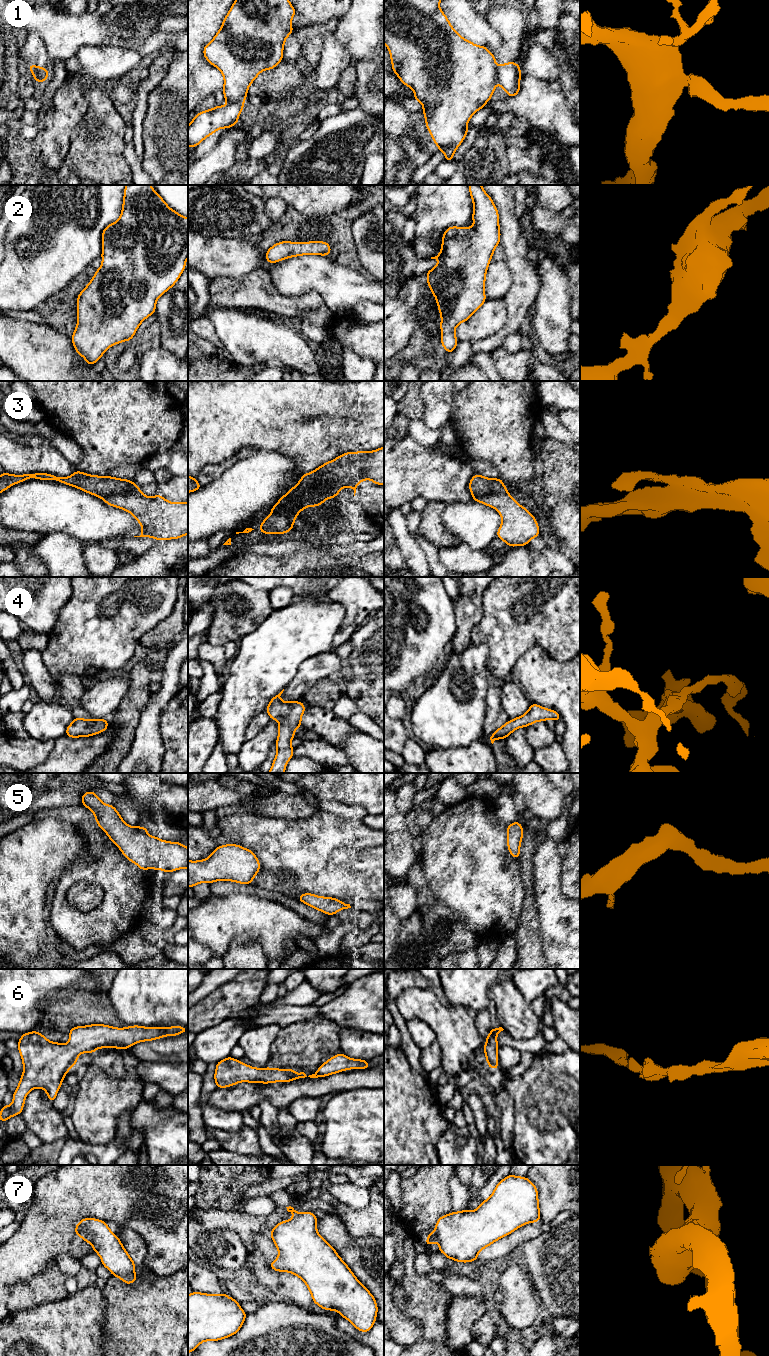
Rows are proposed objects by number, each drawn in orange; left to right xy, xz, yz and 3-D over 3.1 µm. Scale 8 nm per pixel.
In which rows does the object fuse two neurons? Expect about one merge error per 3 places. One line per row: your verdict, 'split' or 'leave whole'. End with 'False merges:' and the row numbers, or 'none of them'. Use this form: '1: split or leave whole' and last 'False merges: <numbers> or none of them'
1: split
2: leave whole
3: split
4: leave whole
5: leave whole
6: leave whole
7: split
False merges: 1, 3, 7

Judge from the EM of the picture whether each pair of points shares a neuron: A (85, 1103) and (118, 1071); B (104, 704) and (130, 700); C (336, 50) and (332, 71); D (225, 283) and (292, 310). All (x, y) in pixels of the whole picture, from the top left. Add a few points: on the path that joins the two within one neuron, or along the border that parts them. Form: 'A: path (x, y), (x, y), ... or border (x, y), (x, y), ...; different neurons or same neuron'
A: border (93, 1064), (117, 1077), (122, 1077), (126, 1073); different neurons
B: border (130, 679), (127, 692), (113, 712); different neurons
C: path (335, 55), (332, 66); same neuron
D: path (242, 292), (259, 292), (275, 302); same neuron

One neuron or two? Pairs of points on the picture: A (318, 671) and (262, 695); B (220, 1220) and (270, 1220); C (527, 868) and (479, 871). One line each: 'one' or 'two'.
A: two
B: one
C: two

